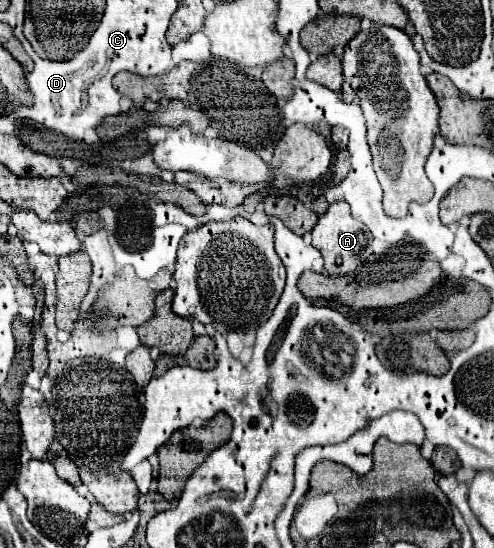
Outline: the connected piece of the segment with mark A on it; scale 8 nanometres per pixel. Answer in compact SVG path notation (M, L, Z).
M344 200L332 202L318 218L318 224L312 230L312 242L322 252L324 270L328 274L354 274L356 268L372 256L372 234L360 220L350 214L350 208Z

